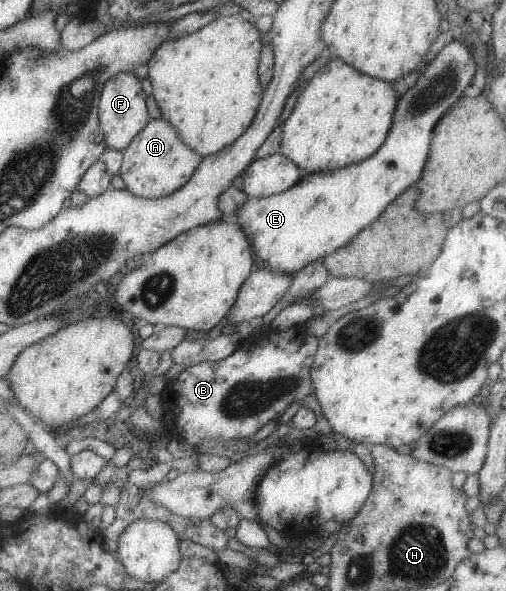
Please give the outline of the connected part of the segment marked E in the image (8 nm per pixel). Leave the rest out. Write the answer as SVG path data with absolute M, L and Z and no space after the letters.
M451 40L431 62L425 64L419 71L418 80L402 96L397 97L392 126L386 134L386 140L374 154L338 170L306 173L284 192L262 198L248 197L246 199L246 202L236 210L235 215L236 223L249 240L254 267L248 278L242 282L242 286L238 288L234 304L230 306L226 314L230 322L235 325L265 315L288 290L292 284L293 273L298 272L313 260L322 259L326 254L346 246L346 243L358 234L362 227L368 226L378 218L391 200L410 185L416 184L426 164L434 126L446 109L461 97L464 88L471 84L475 70L476 67L467 46L458 40Z

